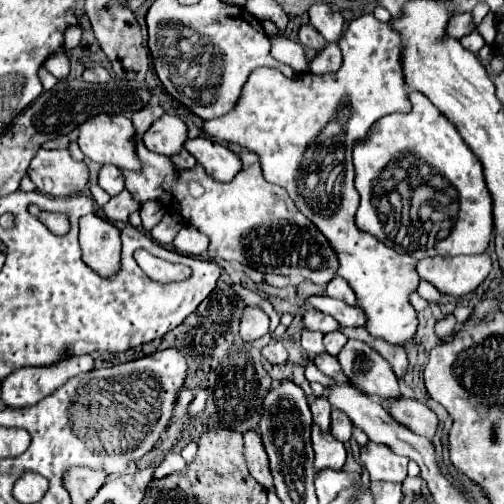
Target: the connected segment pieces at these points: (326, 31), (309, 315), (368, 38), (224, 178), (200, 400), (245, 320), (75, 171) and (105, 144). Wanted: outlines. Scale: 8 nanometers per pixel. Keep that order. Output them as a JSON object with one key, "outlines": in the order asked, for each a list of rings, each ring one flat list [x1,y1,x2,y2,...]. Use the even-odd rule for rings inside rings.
{"outlines":[[[310,6,310,24,324,36,326,42,338,42,344,32,346,18,332,6]],[[308,308,306,314,304,314,304,328,308,328,308,330,320,330,320,332,328,334,328,332,338,330,338,326,340,324,332,316,328,316,324,312,318,312,314,308]],[[372,14,360,16,348,24,344,38,338,42,344,54,344,64,336,74,316,76,316,74,302,74,298,80,284,78,274,68,256,68,238,102,238,108,226,114,224,118,206,120,202,124,204,134,222,140,222,142,236,142,260,156,262,174,268,182,282,186,290,198,294,200,296,208,308,216,316,228,328,238,332,250,338,258,338,276,342,276,350,288,356,292,356,298,364,312,368,314,368,332,376,338,382,338,394,346,402,346,412,342,416,334,418,318,416,310,408,302,408,294,416,290,420,278,416,274,416,258,408,254,398,254,390,246,384,246,374,234,358,230,354,222,354,214,358,210,358,192,354,188,354,166,352,166,352,148,358,140,366,136,370,126,386,114,392,112,410,112,412,104,408,100,408,88,404,82,402,72,402,38,400,32,394,30,390,24,378,22],[328,122,338,122,340,132,334,136,322,136]],[[212,138,188,140,184,148,206,168,212,178,220,182,230,182,242,170,240,156]],[[200,389,195,393,194,399,188,407,189,415,197,417,206,406,207,392,204,389]],[[246,306,242,320,240,320,240,338,244,342,254,342,258,338,262,338,264,334,268,334,268,316,266,312,262,312,260,308,252,308]],[[38,150,28,176,38,186,38,192,50,196,70,196,86,188,88,166,70,156,68,150]],[[96,116,78,128,78,144,86,158,90,158,98,164,112,164,122,170,136,172,142,168,142,162,136,156,134,136,136,136,136,128,134,128,132,120,126,116]]]}

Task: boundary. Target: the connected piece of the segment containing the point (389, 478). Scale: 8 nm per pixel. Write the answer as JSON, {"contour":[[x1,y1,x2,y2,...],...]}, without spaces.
{"contour":[[368,442,362,448,362,464,368,470,372,482,386,480,386,482,402,484,406,478,408,460,404,456,392,454,392,450,384,446,376,446,374,442]]}

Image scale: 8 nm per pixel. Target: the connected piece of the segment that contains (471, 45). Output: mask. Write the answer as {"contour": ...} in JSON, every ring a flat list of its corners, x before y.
{"contour":[[474,30,474,32,470,32,468,36,460,38,460,44,462,44,462,46,468,50,468,52,478,54,478,50,484,46,484,38,480,36,480,32,478,32,478,30]]}

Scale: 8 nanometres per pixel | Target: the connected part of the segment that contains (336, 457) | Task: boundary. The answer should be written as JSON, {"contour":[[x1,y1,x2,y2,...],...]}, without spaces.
{"contour":[[312,424,312,444,316,452,316,460,314,460,316,470,324,470,324,468,342,470,346,462,346,448,340,440,336,440,330,432,322,432,320,426]]}

